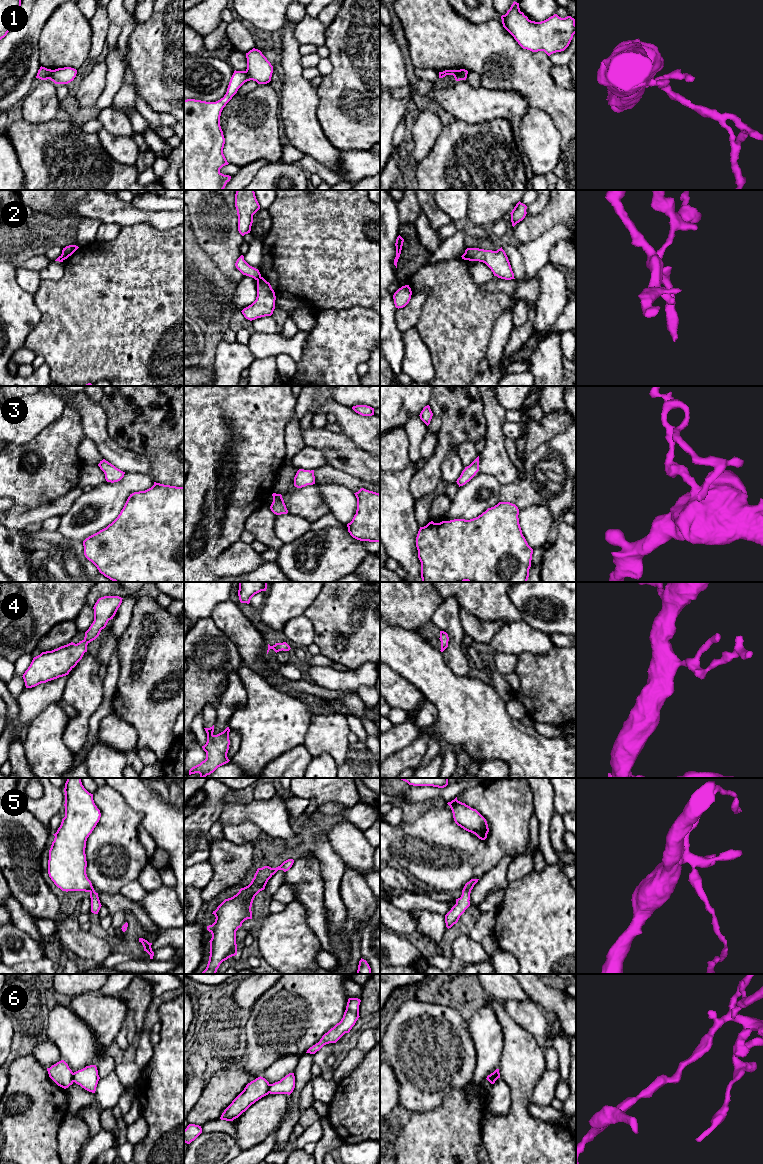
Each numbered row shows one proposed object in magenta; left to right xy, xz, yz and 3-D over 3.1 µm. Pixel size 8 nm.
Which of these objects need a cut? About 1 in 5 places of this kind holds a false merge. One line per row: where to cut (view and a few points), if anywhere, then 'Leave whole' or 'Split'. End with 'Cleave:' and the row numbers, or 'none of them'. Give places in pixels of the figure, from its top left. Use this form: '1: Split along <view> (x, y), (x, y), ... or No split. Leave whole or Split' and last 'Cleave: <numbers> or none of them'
1: Split along xy (52, 70), (50, 79). Split
2: Split along xz (260, 276), (256, 279). Split
3: No split. Leave whole
4: No split. Leave whole
5: No split. Leave whole
6: Split along xy (72, 1073), (74, 1081). Split
Cleave: 1, 2, 6

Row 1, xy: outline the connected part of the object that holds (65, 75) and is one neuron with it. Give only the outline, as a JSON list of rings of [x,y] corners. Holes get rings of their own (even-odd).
[[[64,67],[52,70],[51,81],[55,84],[68,84],[76,77],[77,70],[71,67]]]

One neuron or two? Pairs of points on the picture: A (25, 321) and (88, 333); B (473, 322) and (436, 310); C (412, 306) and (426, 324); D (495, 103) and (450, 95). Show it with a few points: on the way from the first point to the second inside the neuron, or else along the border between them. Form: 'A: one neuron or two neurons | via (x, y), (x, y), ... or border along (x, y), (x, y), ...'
A: two neurons | border along (35, 300), (41, 319), (24, 343)
B: one neuron | via (464, 318), (451, 318), (445, 315)
C: two neurons | border along (429, 294), (415, 326)
D: one neuron | via (484, 103), (464, 103), (461, 101)

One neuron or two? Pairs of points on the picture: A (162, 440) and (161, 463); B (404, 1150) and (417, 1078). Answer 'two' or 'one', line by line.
A: one
B: two

